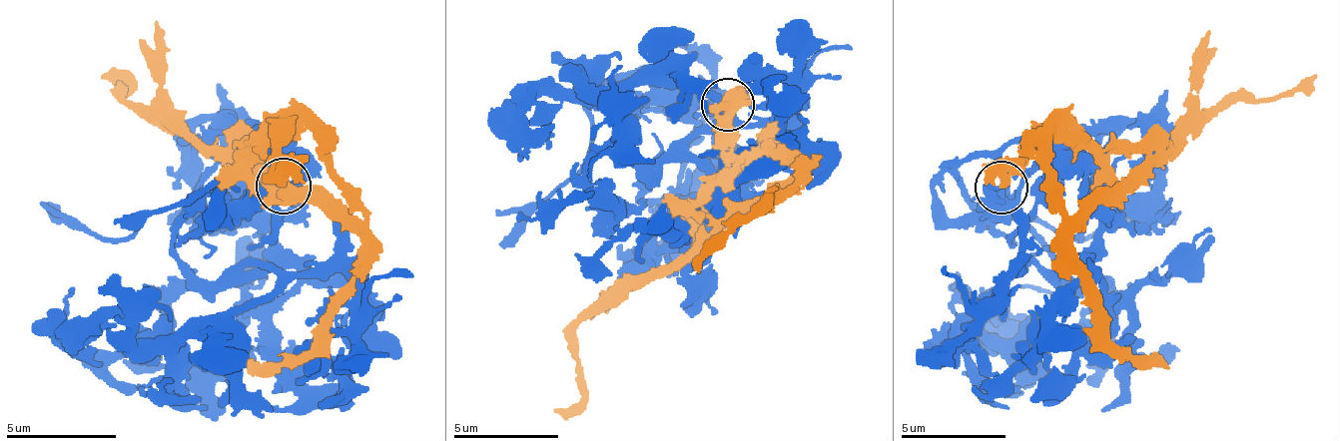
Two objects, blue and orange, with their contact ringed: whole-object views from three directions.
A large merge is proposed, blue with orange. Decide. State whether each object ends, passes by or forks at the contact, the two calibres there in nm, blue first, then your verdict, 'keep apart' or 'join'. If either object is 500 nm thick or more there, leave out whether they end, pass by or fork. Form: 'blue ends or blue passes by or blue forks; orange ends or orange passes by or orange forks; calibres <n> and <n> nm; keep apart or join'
calibres 320 and 550 nm; keep apart

